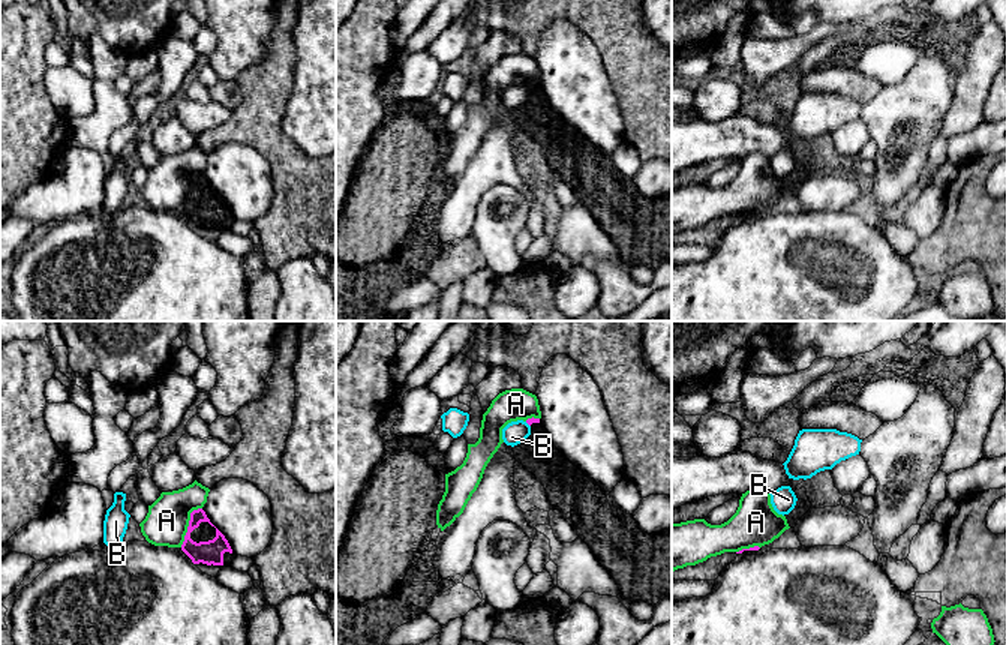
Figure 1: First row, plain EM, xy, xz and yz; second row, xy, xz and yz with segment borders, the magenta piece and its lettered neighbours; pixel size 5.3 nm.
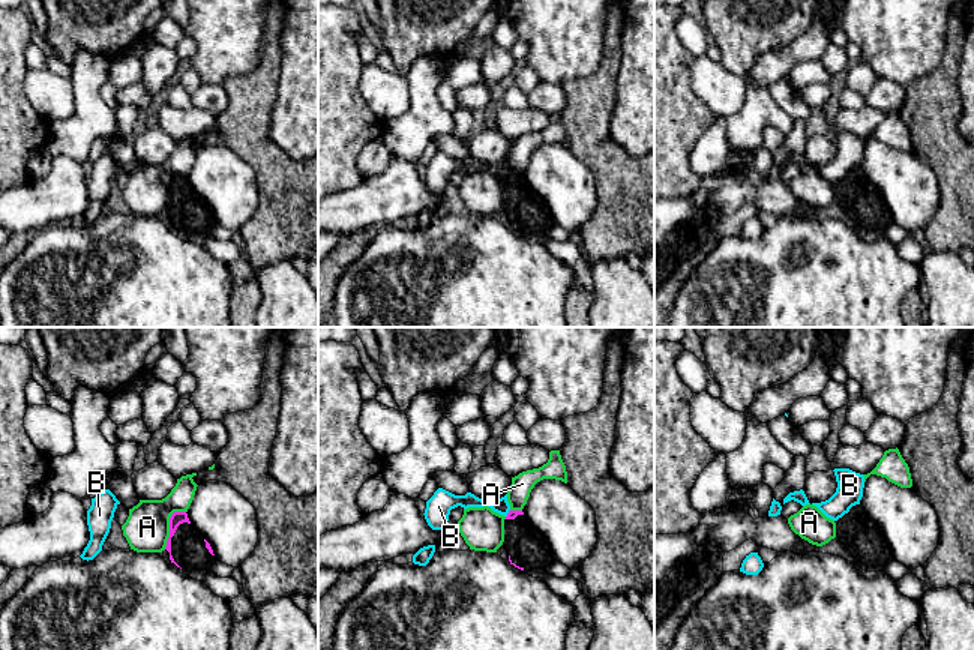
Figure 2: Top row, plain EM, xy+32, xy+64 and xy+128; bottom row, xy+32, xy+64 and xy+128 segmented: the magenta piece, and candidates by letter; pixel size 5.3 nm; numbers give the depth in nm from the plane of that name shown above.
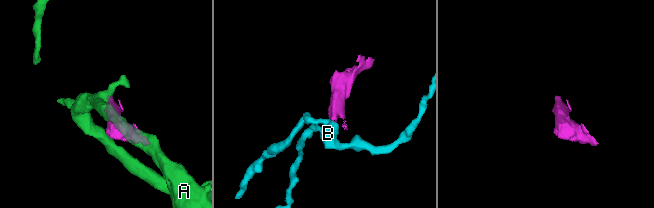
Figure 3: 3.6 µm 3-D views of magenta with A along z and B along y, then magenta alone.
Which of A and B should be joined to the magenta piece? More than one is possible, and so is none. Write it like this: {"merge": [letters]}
{"merge": []}

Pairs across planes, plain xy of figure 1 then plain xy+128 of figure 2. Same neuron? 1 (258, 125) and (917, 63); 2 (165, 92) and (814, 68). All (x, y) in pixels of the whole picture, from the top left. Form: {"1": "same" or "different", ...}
{"1": "different", "2": "different"}

